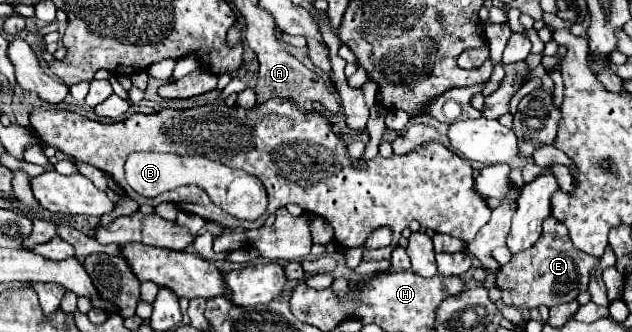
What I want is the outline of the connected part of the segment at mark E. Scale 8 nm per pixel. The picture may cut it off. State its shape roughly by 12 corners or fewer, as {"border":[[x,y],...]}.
{"border":[[557,219],[497,275],[519,309],[571,303],[599,257]]}

